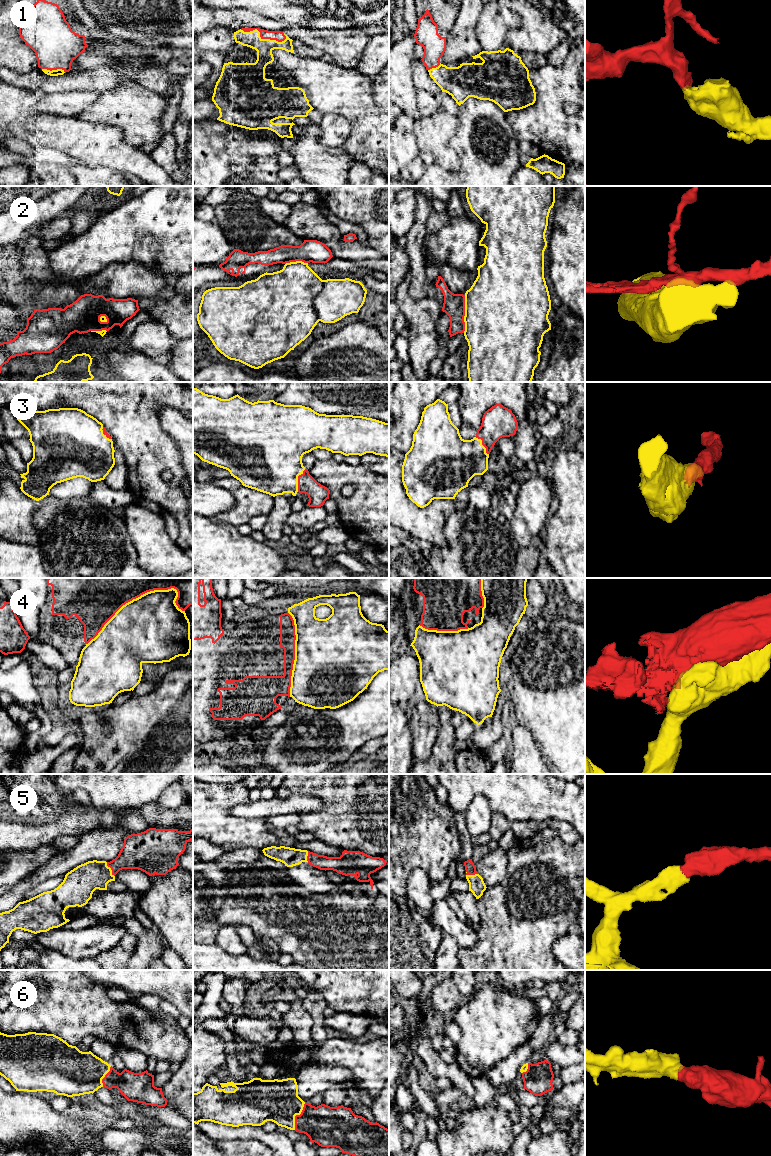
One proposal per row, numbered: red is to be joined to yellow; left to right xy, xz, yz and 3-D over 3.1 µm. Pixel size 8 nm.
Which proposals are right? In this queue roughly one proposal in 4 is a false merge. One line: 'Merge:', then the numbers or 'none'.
Merge: 1, 3, 5, 6

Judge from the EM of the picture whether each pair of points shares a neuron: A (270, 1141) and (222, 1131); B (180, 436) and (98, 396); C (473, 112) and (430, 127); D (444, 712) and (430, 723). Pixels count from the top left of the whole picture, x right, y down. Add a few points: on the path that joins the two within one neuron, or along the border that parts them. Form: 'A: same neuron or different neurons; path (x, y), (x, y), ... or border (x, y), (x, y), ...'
A: same neuron; path (258, 1134), (256, 1132), (234, 1132)
B: different neurons; border (165, 407), (160, 412), (159, 424), (176, 445)
C: different neurons; border (457, 117), (457, 128), (450, 140)
D: different neurons; border (438, 707), (438, 735), (435, 739)

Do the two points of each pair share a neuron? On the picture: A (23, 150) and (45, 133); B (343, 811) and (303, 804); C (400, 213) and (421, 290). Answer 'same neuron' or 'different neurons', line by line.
A: different neurons
B: different neurons
C: different neurons

